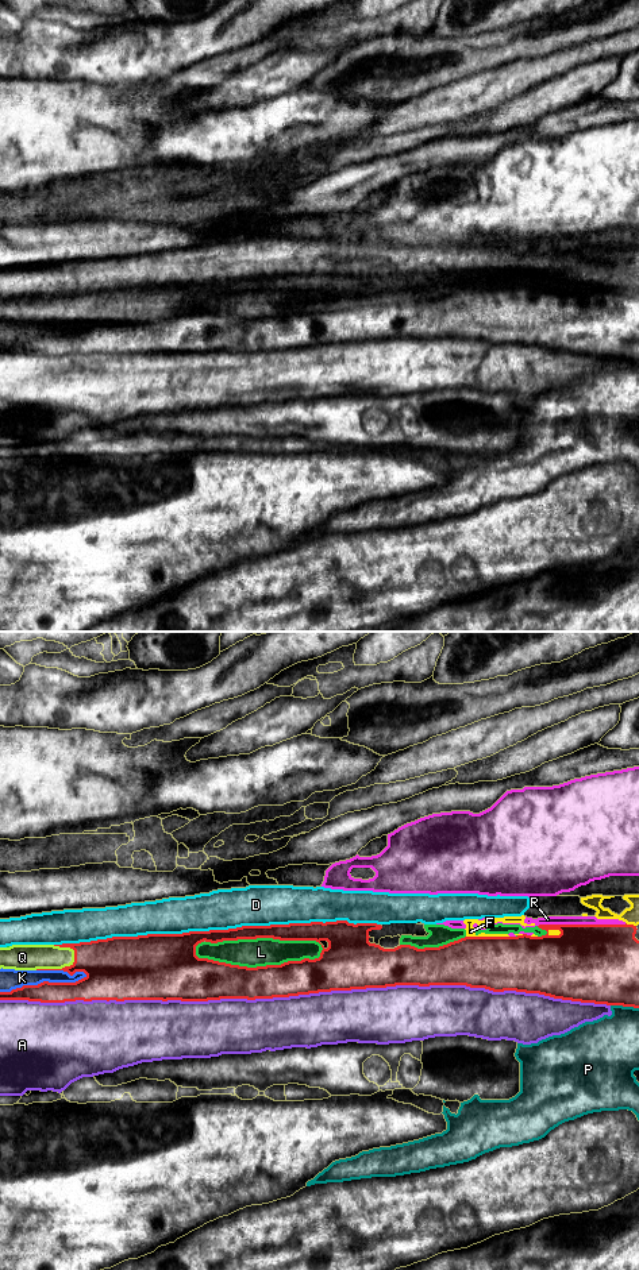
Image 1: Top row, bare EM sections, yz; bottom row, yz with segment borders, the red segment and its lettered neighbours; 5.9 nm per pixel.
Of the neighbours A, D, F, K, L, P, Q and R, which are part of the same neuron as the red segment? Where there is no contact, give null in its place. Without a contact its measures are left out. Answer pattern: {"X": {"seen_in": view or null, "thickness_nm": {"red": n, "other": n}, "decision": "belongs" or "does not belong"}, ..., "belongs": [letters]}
{"A": {"seen_in": "yz", "thickness_nm": {"red": 260, "other": 320}, "decision": "does not belong"}, "D": {"seen_in": "yz", "thickness_nm": {"red": 190, "other": 240}, "decision": "does not belong"}, "F": {"seen_in": "yz", "thickness_nm": {"red": 320, "other": 60}, "decision": "does not belong"}, "K": {"seen_in": "yz", "thickness_nm": {"red": 130, "other": 130}, "decision": "does not belong"}, "L": {"seen_in": "yz", "thickness_nm": {"red": 220, "other": 170}, "decision": "does not belong"}, "P": {"seen_in": "yz", "thickness_nm": {"red": 420, "other": 340}, "decision": "does not belong"}, "Q": {"seen_in": "yz", "thickness_nm": {"red": 240, "other": 160}, "decision": "does not belong"}, "R": {"seen_in": "yz", "thickness_nm": {"red": 460, "other": 50}, "decision": "does not belong"}, "belongs": []}

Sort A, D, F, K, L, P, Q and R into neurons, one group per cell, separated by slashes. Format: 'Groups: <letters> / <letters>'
Groups: A / D / F Q / K / L / P / R

